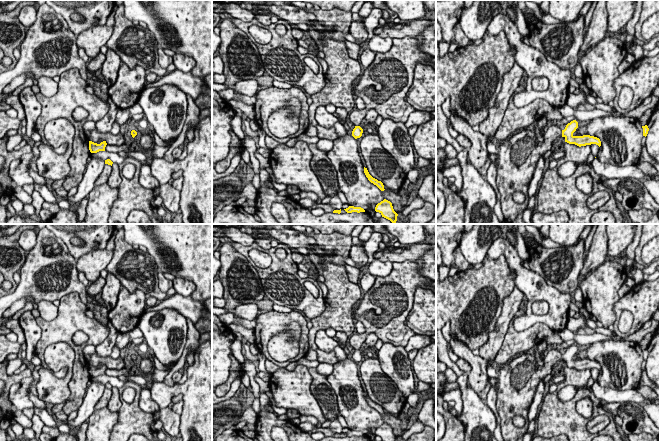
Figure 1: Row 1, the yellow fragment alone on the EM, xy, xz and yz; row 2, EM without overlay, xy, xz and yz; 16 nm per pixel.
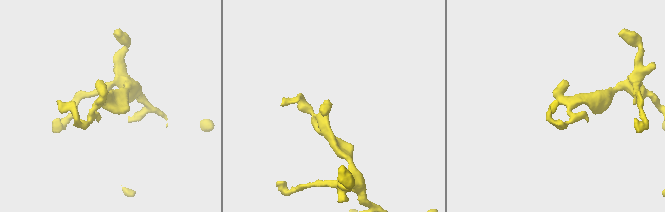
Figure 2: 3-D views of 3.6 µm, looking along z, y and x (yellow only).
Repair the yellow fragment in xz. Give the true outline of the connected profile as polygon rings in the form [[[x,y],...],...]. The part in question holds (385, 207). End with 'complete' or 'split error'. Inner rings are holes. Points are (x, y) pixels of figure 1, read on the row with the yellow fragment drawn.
[[[384,199],[376,205],[375,211],[379,212],[382,217],[390,220],[392,224],[396,224],[398,214],[394,211],[390,201]]]; complete

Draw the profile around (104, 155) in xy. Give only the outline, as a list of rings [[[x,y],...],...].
[[[99,151],[97,153],[92,153],[91,156],[101,158],[104,161],[110,159],[113,163],[118,165],[122,163],[126,163],[128,159],[126,157],[120,156],[118,153],[107,152],[107,151]]]

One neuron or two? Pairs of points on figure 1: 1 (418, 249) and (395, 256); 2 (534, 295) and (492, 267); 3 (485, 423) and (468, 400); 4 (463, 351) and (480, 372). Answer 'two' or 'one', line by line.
1: one
2: two
3: one
4: one

